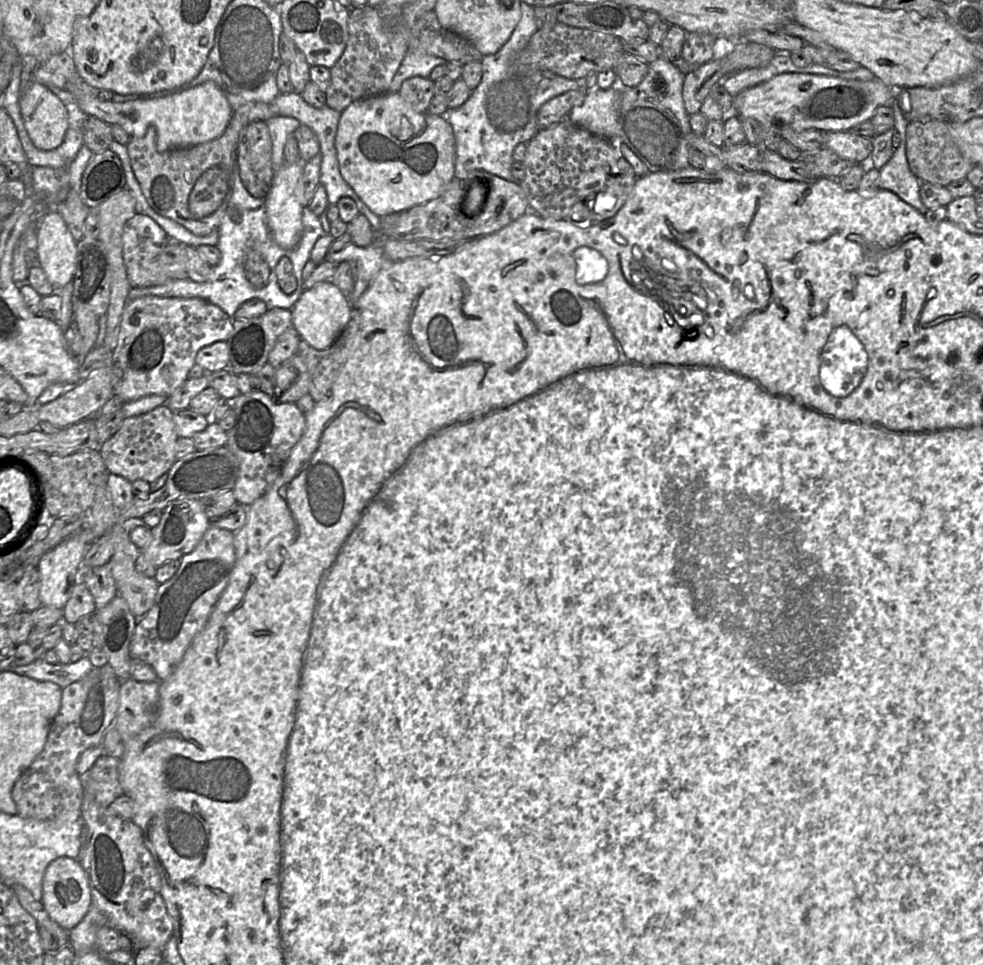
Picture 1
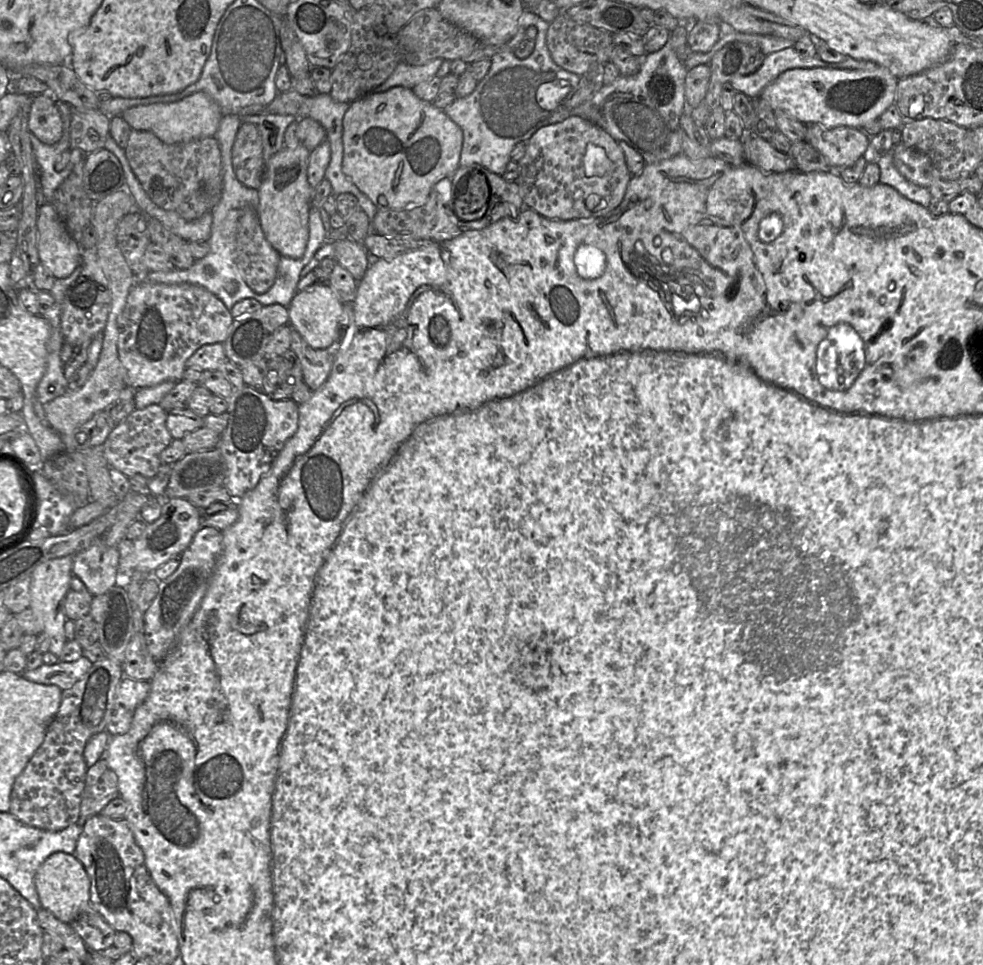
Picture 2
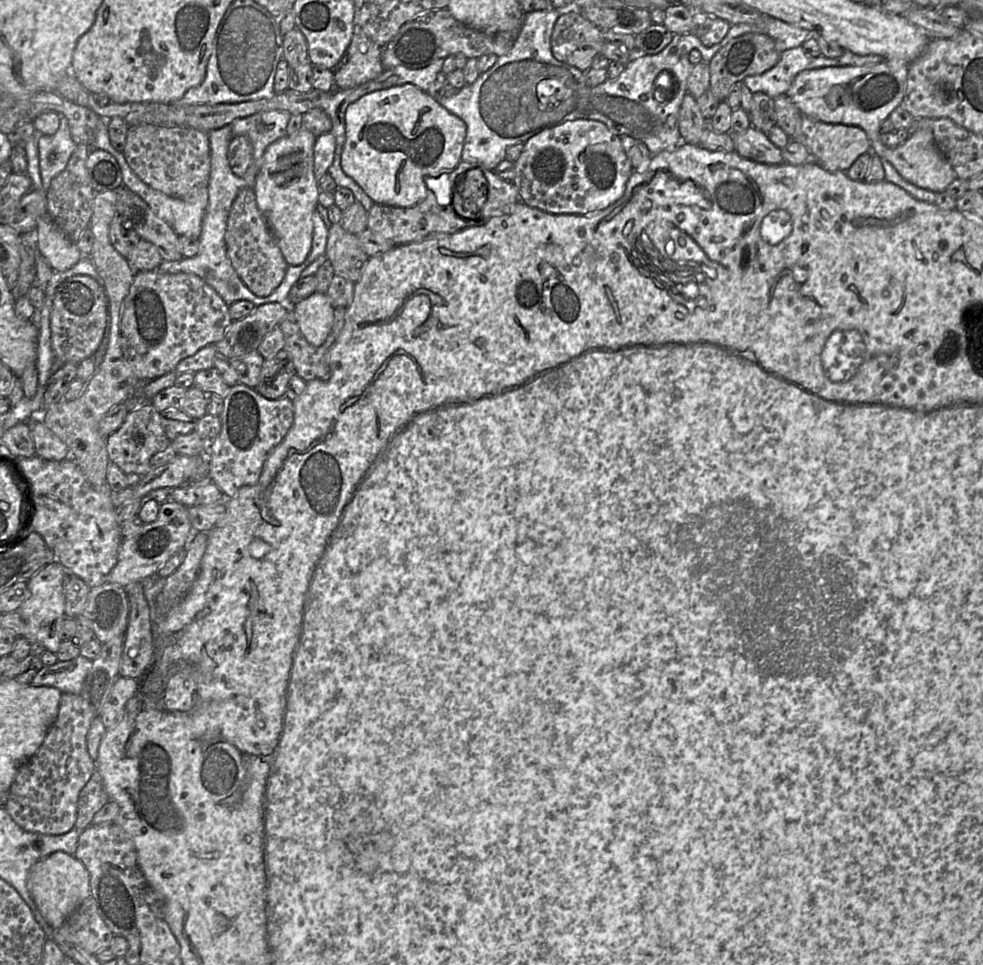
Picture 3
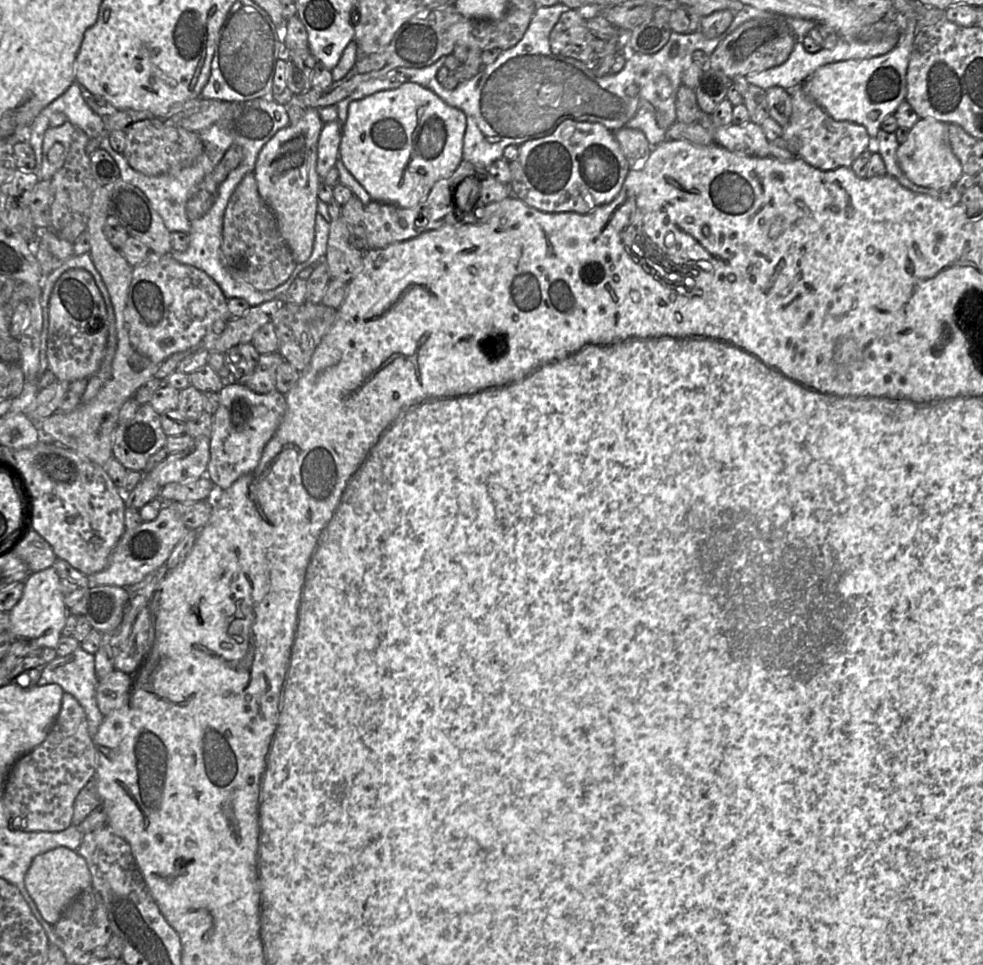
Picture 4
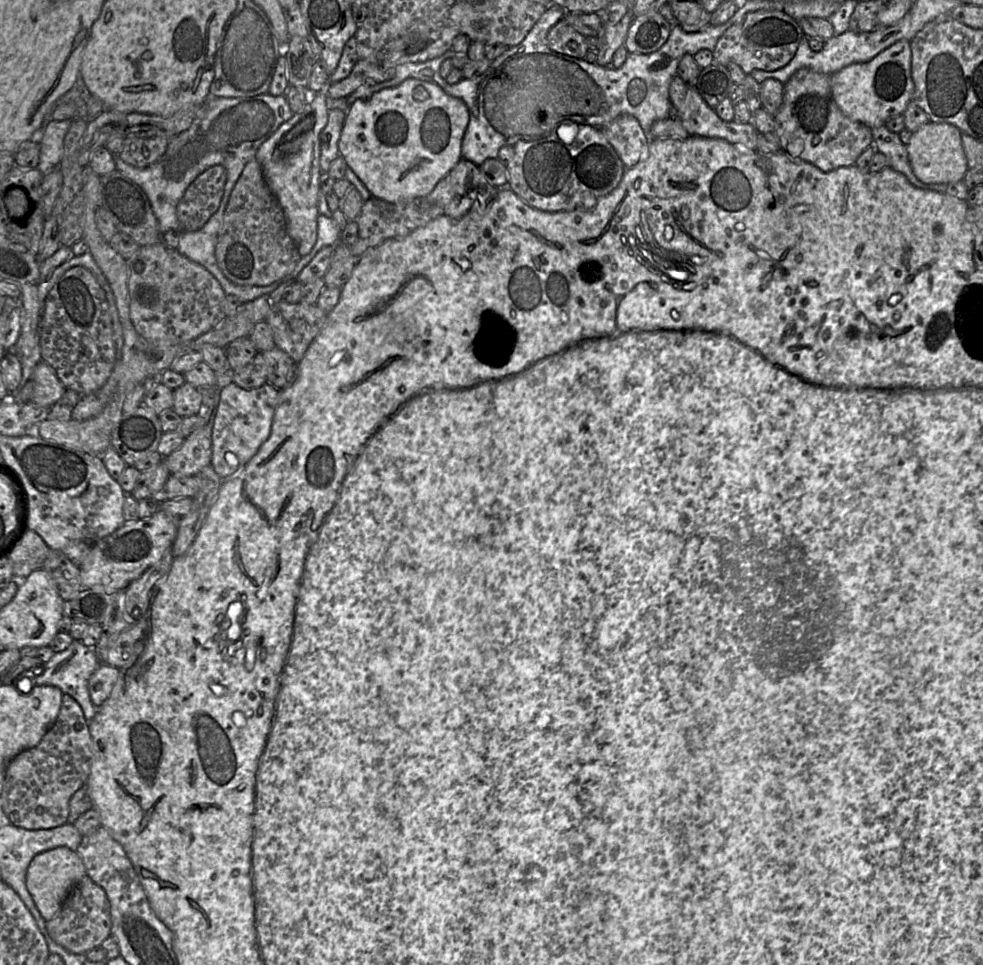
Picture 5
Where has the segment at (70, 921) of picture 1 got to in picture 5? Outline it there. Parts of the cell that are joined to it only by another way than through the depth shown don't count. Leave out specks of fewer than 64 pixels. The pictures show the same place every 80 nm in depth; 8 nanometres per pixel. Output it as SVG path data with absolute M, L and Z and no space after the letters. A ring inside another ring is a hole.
M64 846L57 847L32 859L26 874L26 886L40 914L49 921L58 914L73 886L86 875L82 858L76 851Z

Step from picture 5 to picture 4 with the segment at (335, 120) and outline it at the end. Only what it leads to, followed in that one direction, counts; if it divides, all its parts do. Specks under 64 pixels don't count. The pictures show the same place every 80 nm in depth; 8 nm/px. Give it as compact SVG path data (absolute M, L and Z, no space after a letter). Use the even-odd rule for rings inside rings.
M336 121L324 124L318 141L317 148L317 173L324 179L329 170L335 166L340 142L342 138L343 126Z

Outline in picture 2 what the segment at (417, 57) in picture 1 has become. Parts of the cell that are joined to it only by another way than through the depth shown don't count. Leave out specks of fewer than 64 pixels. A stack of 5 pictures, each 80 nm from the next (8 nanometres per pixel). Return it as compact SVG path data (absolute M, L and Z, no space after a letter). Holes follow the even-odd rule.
M437 58L427 64L419 66L413 66L406 62L399 62L389 78L372 92L384 92L397 86L412 89L417 84L434 77L444 60L445 59Z

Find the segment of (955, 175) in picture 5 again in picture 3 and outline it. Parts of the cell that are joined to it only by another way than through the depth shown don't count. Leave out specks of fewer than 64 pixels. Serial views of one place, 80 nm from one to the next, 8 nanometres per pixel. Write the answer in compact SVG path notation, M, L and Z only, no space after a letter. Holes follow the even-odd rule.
M918 128L914 130L904 143L895 148L888 148L880 140L874 140L871 153L889 161L905 180L930 191L937 193L945 191L957 178L951 164L939 151L929 129Z

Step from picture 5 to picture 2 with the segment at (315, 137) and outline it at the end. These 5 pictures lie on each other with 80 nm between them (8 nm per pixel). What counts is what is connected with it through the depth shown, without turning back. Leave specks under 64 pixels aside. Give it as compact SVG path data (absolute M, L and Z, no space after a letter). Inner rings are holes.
M301 143L294 148L283 147L267 162L264 178L258 189L257 213L267 241L281 256L301 258L309 240L309 212L314 190L307 178L310 151Z

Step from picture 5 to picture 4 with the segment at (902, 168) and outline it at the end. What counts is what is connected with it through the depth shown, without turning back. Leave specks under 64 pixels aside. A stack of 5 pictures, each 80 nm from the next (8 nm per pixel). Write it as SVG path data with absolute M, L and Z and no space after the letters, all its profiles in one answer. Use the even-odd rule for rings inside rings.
M882 129L879 130L874 140L873 148L882 156L887 175L895 178L902 186L913 192L926 194L938 199L940 195L939 190L916 185L905 176L896 157L899 145L895 132L889 133Z

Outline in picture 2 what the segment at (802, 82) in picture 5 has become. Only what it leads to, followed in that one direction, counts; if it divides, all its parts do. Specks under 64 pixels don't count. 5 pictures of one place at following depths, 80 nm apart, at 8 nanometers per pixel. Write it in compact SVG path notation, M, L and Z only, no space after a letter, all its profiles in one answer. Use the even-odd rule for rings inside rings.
M815 123L805 125L807 132L804 141L826 158L833 171L849 167L870 154L871 137L859 128L826 128Z

